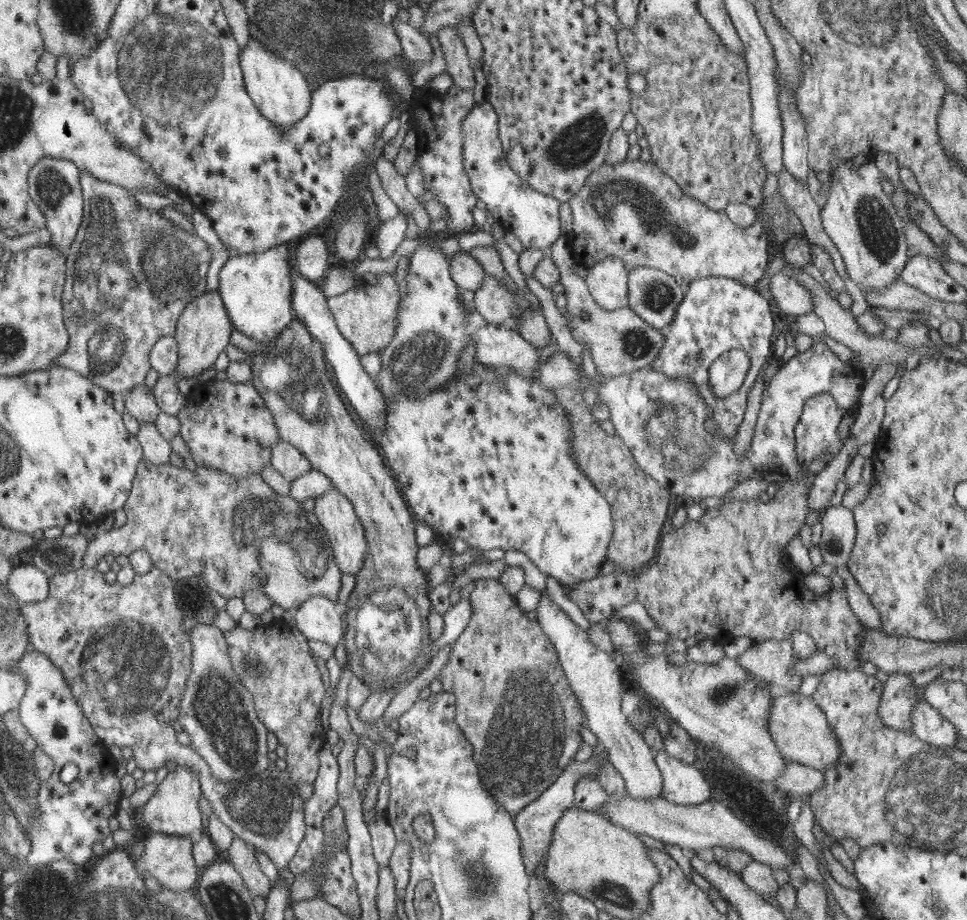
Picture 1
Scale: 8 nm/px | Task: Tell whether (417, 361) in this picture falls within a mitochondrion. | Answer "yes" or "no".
yes

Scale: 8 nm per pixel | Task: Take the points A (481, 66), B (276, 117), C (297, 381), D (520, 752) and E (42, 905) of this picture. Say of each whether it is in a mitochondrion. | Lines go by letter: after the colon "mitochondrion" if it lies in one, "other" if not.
A: other
B: other
C: mitochondrion
D: mitochondrion
E: mitochondrion

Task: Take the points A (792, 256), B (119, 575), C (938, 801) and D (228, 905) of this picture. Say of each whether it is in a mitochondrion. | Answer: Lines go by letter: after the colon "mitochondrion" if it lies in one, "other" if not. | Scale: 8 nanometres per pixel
A: other
B: other
C: mitochondrion
D: mitochondrion

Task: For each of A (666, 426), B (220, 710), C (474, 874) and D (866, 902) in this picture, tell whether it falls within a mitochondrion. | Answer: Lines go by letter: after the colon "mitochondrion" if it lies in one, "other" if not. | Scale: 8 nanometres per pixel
A: mitochondrion
B: mitochondrion
C: mitochondrion
D: other

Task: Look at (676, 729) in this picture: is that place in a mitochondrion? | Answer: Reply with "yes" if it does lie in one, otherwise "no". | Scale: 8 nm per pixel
no

